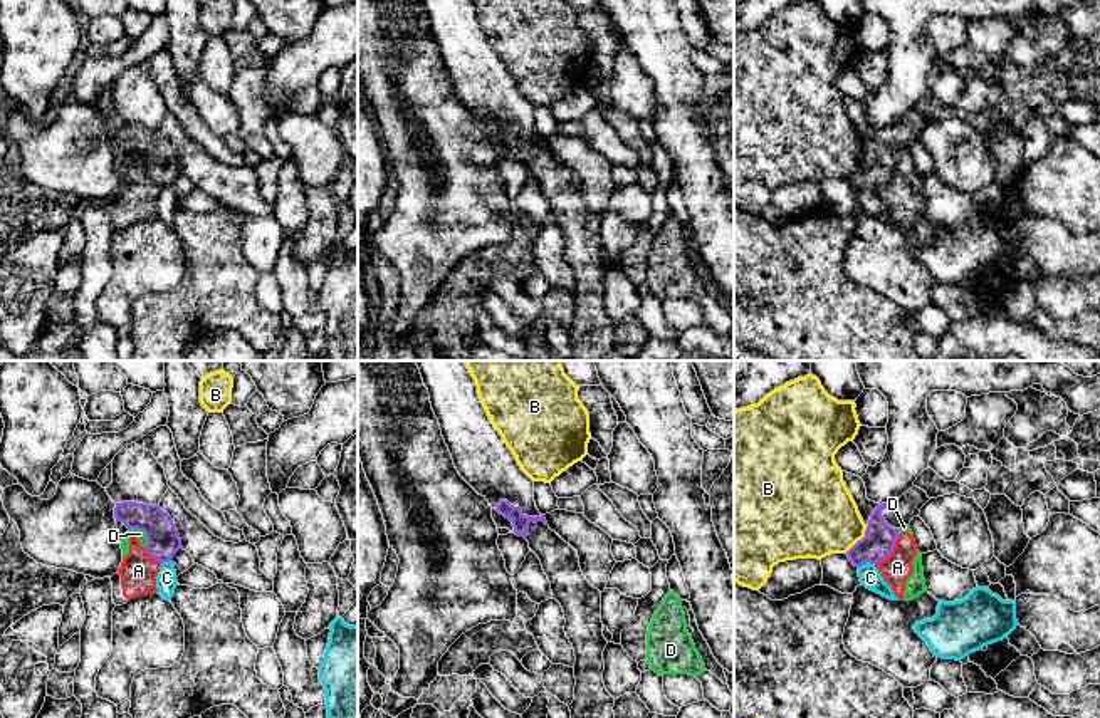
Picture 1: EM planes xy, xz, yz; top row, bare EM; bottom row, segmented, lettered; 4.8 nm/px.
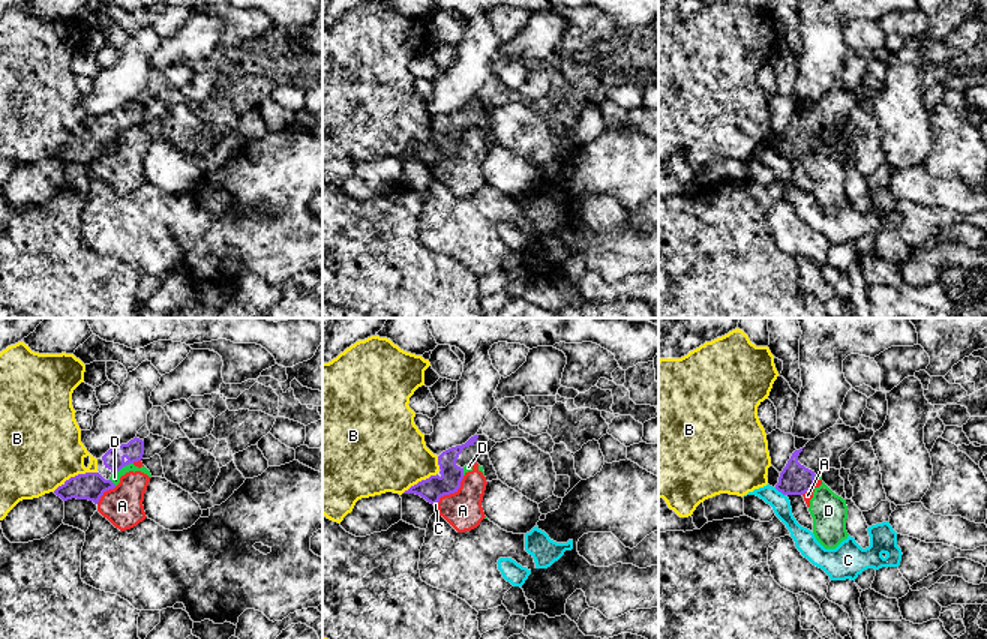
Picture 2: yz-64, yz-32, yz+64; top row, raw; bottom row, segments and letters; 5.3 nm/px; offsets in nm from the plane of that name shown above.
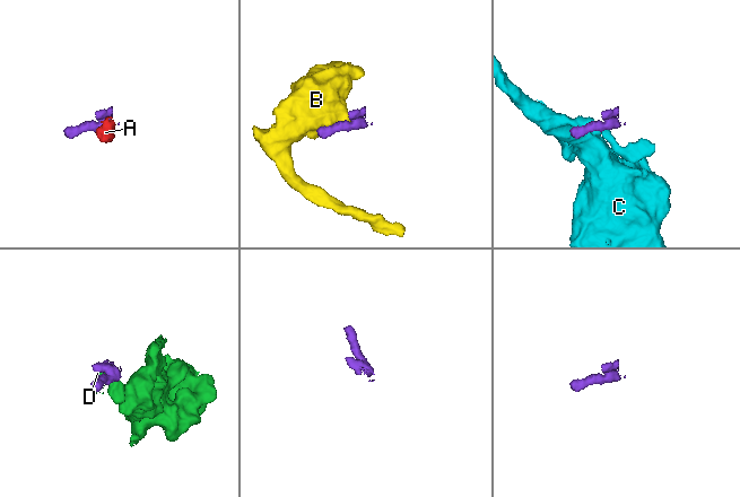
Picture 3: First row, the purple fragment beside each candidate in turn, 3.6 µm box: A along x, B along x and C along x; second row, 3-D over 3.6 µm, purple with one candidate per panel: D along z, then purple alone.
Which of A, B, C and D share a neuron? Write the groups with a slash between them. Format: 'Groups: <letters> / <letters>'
Groups: A D / B / C

